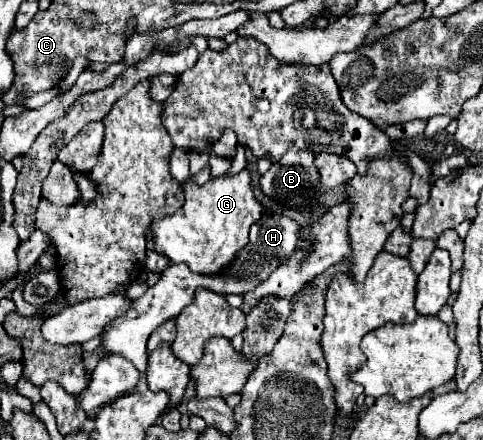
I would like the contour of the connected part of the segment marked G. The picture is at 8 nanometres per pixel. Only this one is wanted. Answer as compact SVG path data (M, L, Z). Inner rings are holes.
M243 168L239 174L223 174L205 184L195 184L193 178L187 178L183 192L185 202L179 210L157 216L151 222L155 248L165 252L171 262L185 262L197 274L217 274L249 242L249 228L263 212L263 204L253 194L251 172Z

